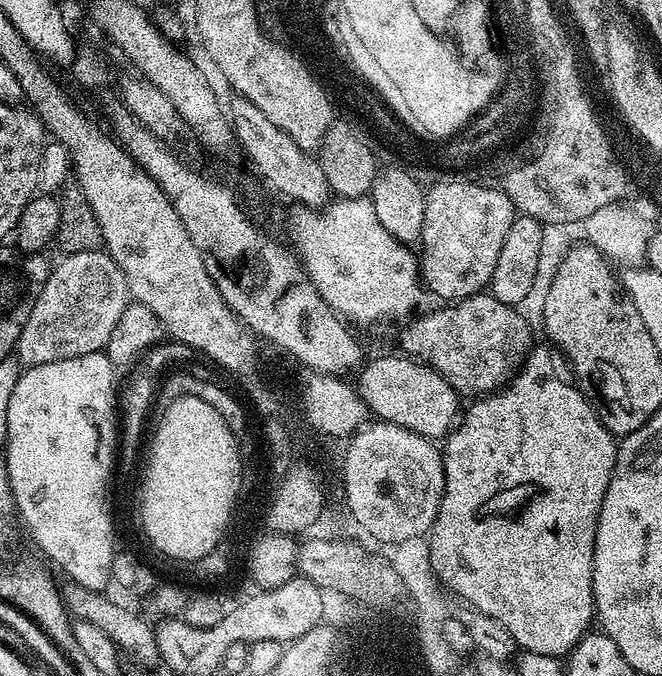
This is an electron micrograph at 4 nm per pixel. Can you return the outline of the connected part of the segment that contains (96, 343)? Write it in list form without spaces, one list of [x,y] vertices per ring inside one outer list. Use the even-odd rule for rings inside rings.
[[[107,251],[74,252],[49,271],[42,294],[26,318],[14,355],[21,365],[33,368],[46,362],[103,353],[130,303],[128,280]]]

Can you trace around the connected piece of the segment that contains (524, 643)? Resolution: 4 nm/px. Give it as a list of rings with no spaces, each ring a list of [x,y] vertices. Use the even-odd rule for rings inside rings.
[[[540,346],[533,347],[516,375],[503,388],[473,399],[471,403],[469,408],[467,405],[463,409],[458,423],[449,431],[442,444],[444,497],[440,503],[440,513],[436,515],[436,521],[432,523],[431,533],[426,540],[432,568],[445,589],[453,588],[463,603],[471,604],[482,614],[494,618],[494,622],[501,624],[524,652],[557,658],[567,657],[574,645],[589,631],[588,623],[593,623],[594,620],[592,567],[596,549],[596,523],[616,465],[617,441],[611,432],[604,429],[604,423],[600,421],[579,387],[572,382],[567,384],[562,377],[556,376],[551,354]]]

